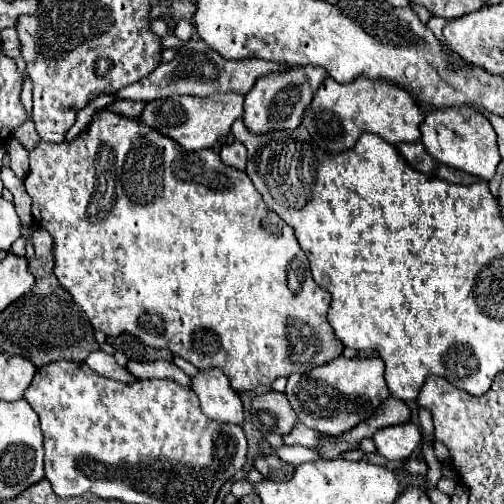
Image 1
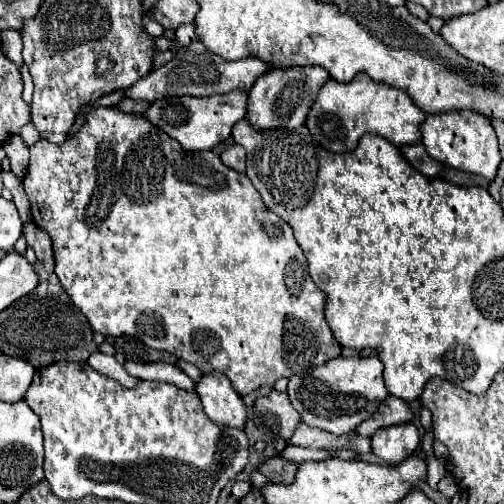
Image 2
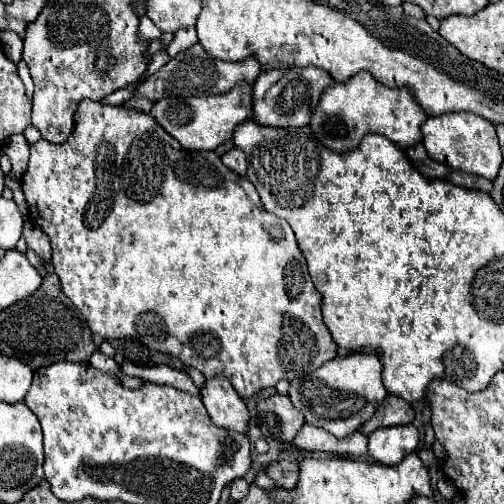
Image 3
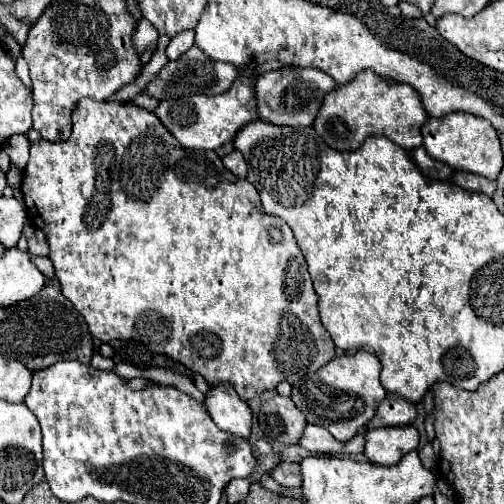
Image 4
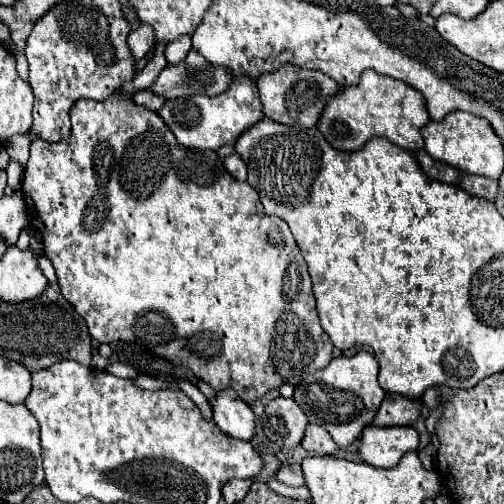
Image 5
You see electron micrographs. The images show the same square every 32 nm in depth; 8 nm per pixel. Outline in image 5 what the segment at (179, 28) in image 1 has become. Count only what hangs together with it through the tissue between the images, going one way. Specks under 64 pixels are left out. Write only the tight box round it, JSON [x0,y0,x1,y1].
[166,34,192,64]

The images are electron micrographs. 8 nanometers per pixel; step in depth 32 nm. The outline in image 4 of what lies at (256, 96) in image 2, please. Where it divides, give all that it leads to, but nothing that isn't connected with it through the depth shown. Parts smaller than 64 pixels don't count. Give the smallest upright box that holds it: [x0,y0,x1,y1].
[254,68,336,126]

